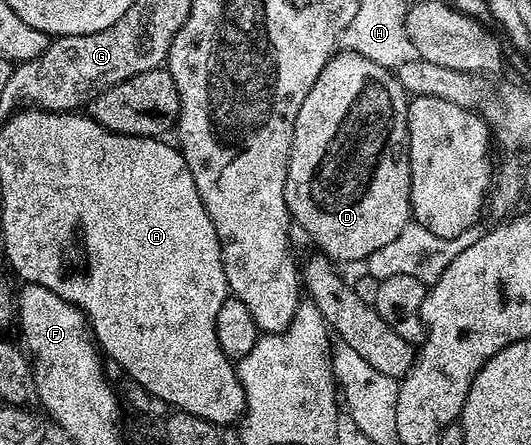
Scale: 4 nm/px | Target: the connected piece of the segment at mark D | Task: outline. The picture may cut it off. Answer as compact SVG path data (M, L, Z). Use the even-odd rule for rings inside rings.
M345 50L335 51L330 60L320 70L320 78L308 90L308 98L304 98L304 106L300 106L300 114L296 114L296 126L292 134L290 161L286 175L286 205L290 211L293 223L298 224L314 239L314 248L323 252L335 262L341 260L360 260L366 262L370 254L386 246L388 242L400 234L400 230L412 220L410 210L410 150L406 139L406 110L408 94L400 86L397 75L391 69L372 62L372 58L364 58L359 52Z

